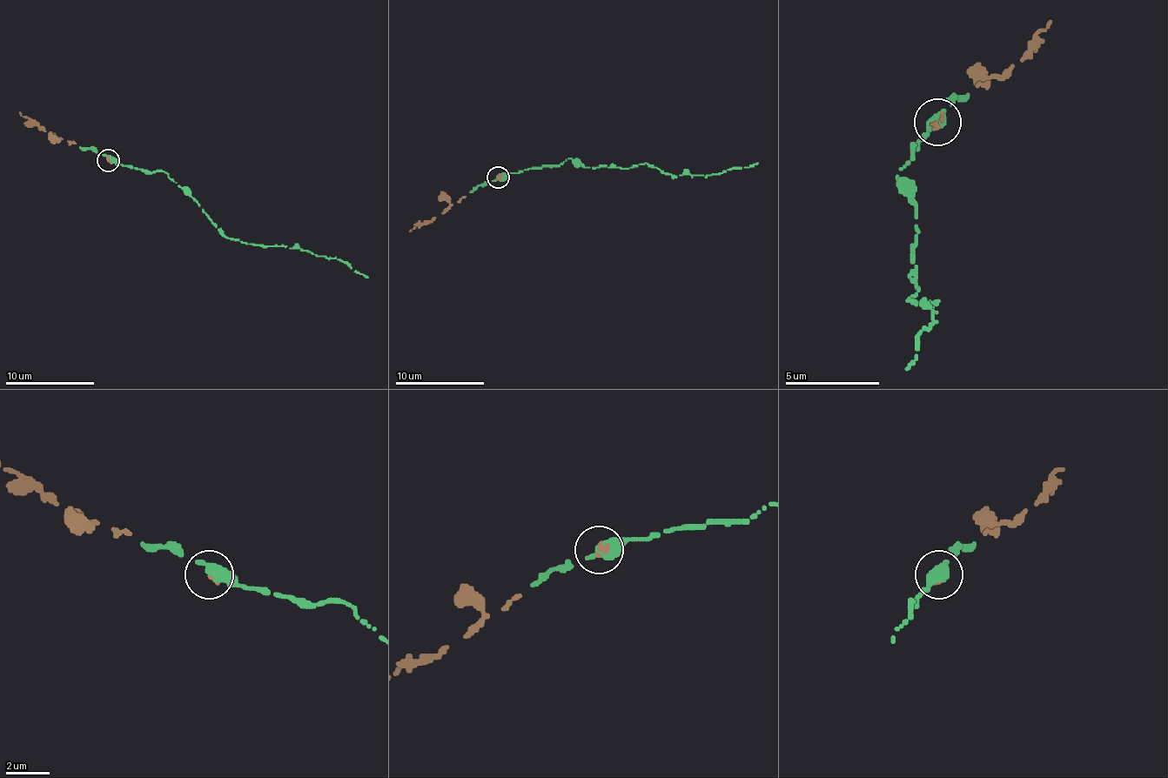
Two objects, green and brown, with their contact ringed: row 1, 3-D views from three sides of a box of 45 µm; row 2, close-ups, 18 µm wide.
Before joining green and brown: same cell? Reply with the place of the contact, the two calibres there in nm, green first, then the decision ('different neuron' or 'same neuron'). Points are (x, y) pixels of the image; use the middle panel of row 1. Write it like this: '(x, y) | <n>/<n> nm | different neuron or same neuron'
(498, 177) | 550/240 nm | same neuron

